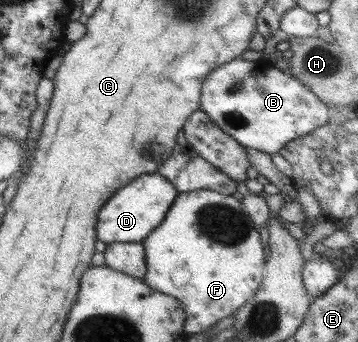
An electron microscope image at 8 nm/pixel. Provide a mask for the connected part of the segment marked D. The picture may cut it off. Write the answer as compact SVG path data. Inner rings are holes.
M158 173L136 176L133 182L114 192L113 196L99 208L95 238L105 245L121 242L140 243L153 228L161 224L177 194L175 187Z

